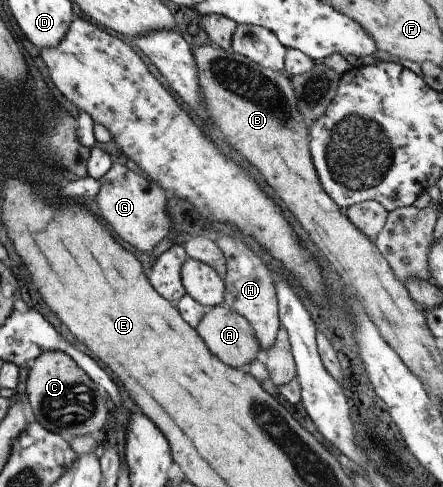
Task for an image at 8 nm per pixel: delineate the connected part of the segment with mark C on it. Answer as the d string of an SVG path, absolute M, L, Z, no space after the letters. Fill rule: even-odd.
M44 352L30 363L26 381L26 397L35 415L35 421L44 429L63 437L67 442L72 438L85 436L104 427L108 421L108 406L102 399L98 385L74 363L64 352Z

